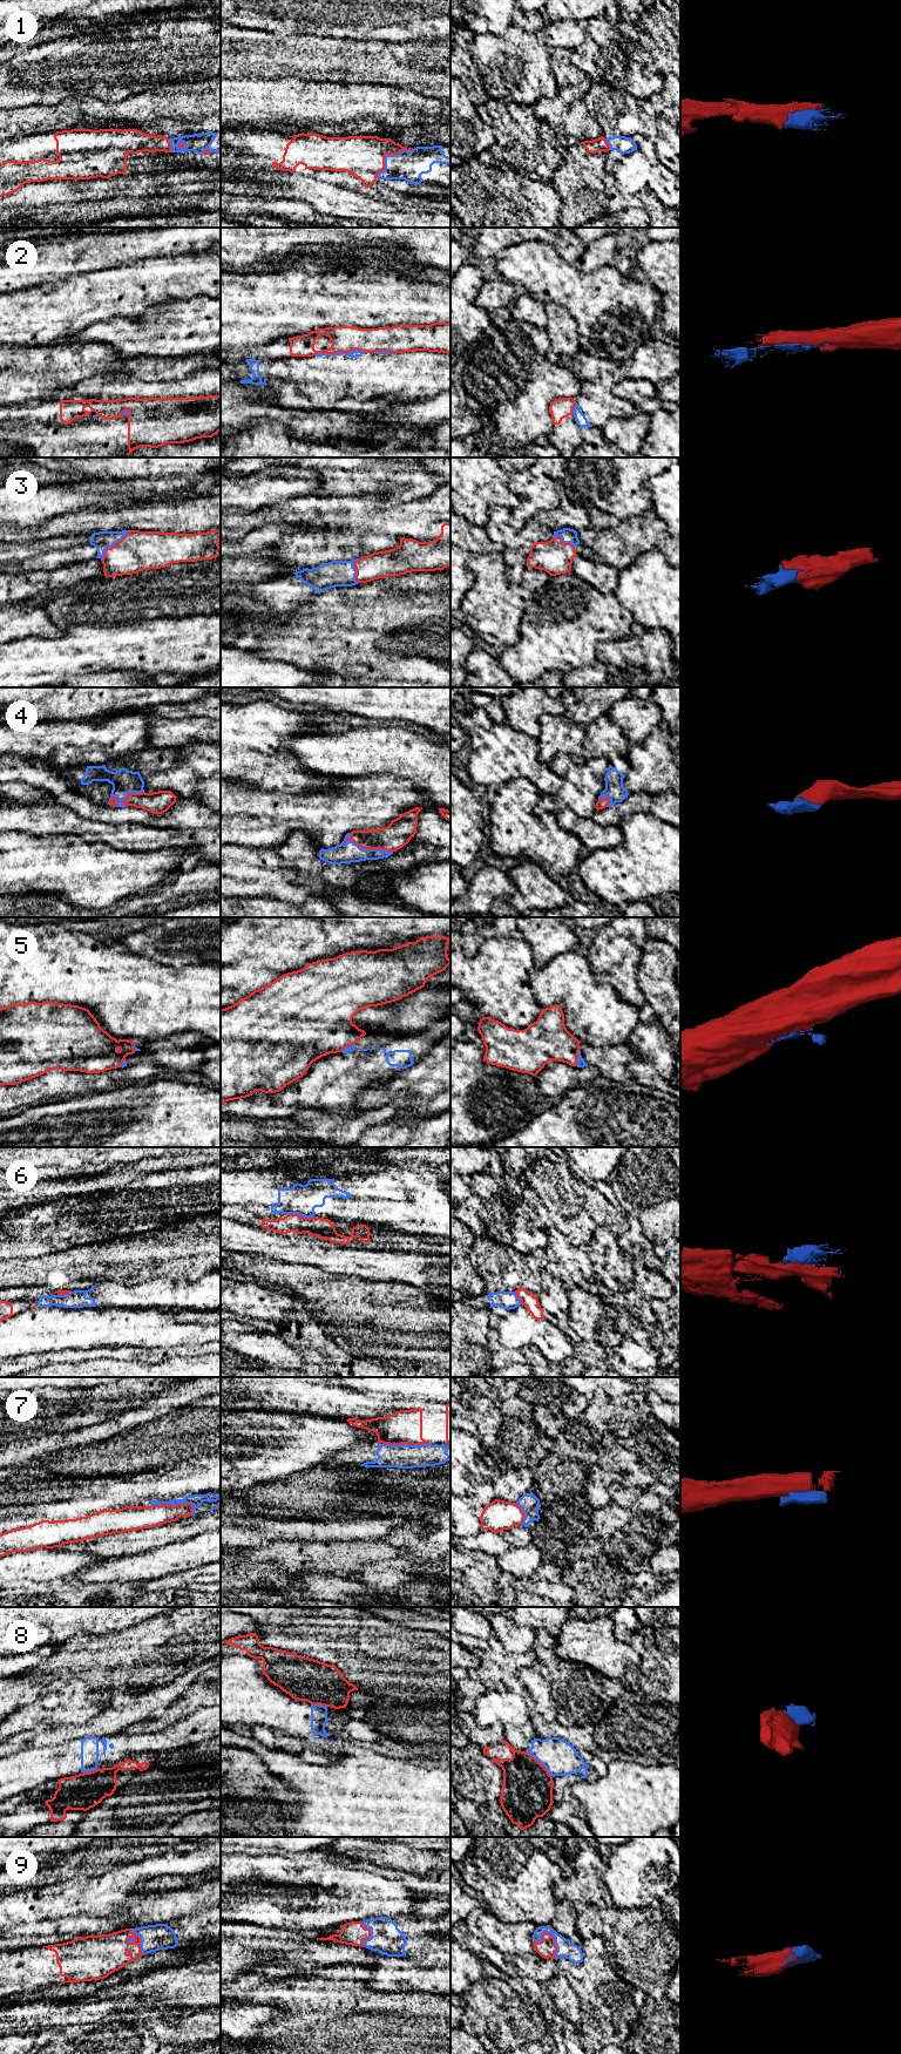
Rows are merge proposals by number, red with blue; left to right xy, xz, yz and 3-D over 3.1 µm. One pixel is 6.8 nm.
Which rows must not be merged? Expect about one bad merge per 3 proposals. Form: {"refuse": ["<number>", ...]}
{"refuse": ["2", "5", "6", "7", "8"]}

